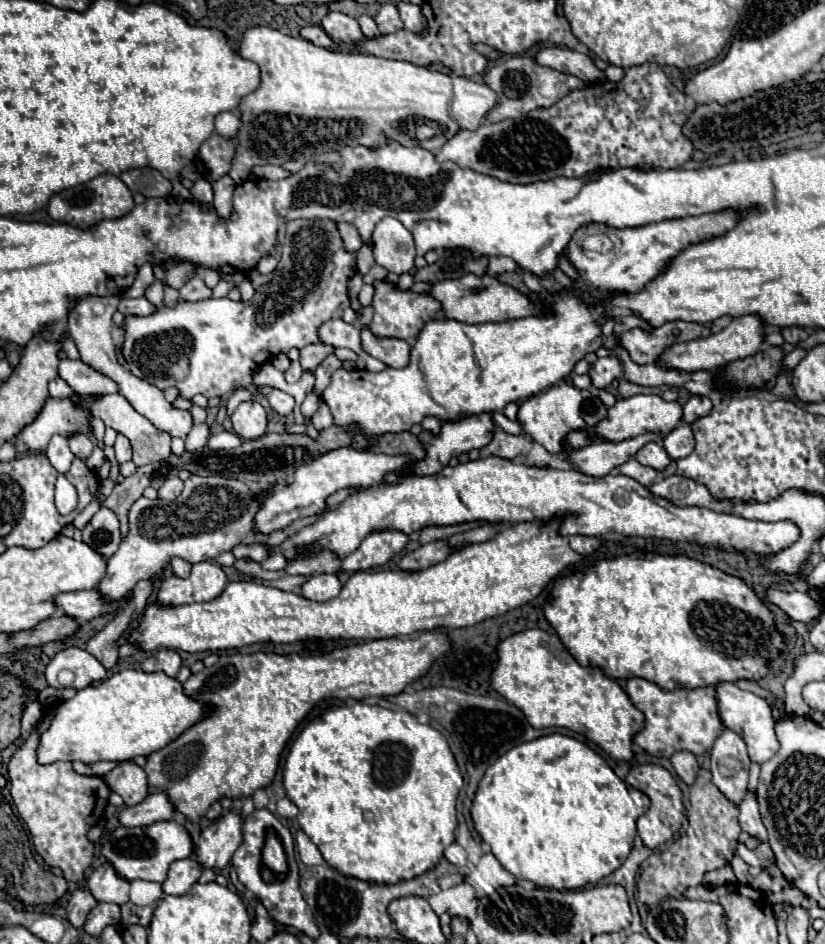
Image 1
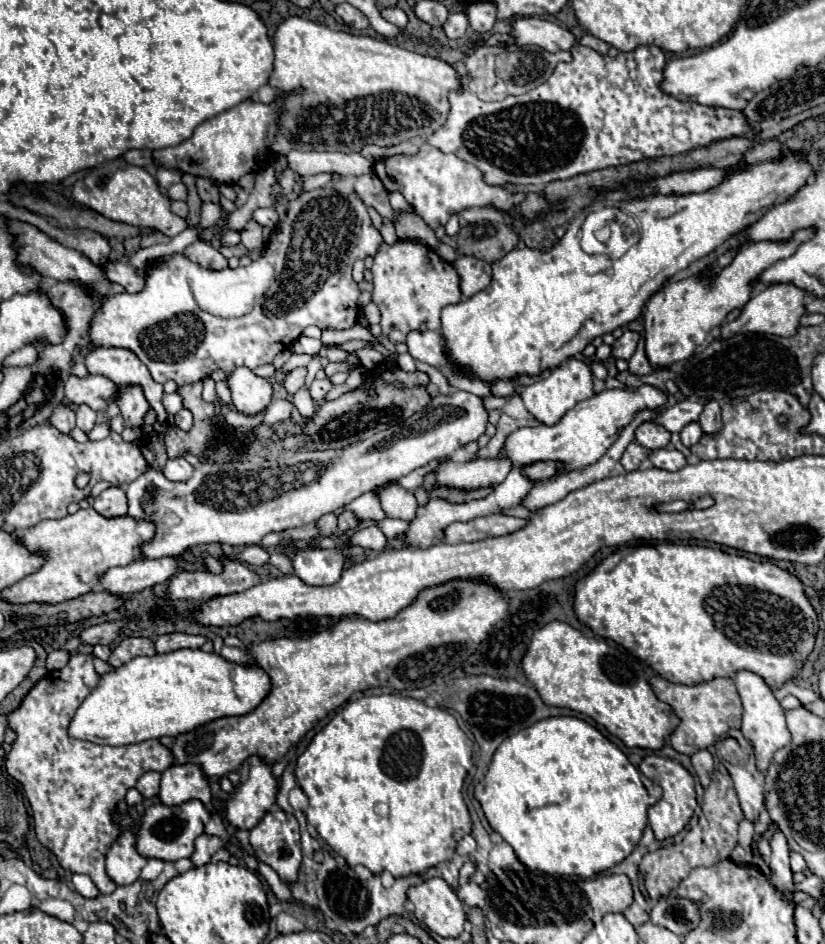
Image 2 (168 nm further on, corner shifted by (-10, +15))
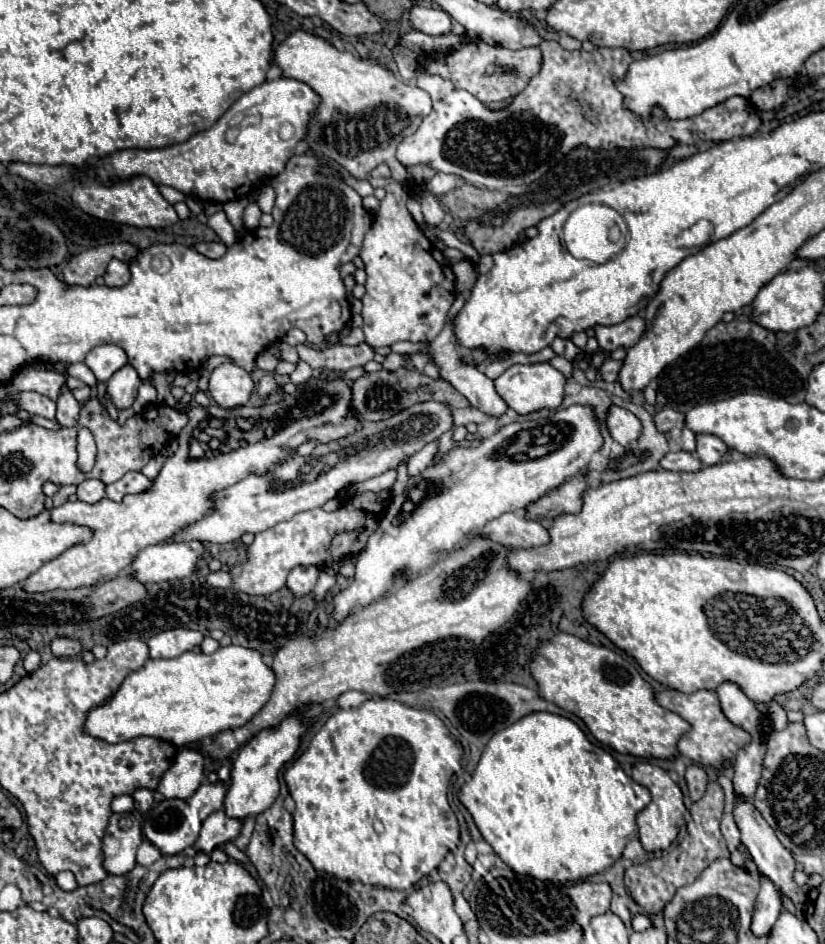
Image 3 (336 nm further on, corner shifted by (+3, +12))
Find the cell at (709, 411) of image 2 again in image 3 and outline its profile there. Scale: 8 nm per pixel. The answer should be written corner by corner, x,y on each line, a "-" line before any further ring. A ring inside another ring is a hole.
697,435
697,457
705,465
717,465
727,455
727,445
715,435

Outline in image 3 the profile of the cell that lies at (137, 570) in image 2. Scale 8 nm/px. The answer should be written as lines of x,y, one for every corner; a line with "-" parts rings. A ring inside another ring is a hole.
165,541
145,547
131,565
131,575
141,583
189,577
205,553
201,541

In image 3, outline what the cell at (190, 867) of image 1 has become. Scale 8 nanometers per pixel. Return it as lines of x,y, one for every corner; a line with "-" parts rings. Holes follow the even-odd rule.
219,809
203,821
195,849
203,853
211,853
215,847
233,841
241,833
241,827
243,827
243,819
231,819
223,809

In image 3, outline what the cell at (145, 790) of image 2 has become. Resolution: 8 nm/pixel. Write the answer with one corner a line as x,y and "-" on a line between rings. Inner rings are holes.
137,789
133,793
133,799
135,799
135,809
143,811
143,813
147,813
153,805
153,793
149,789

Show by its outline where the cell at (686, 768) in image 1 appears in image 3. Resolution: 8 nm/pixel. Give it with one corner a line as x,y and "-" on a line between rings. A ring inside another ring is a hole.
689,765
685,773
687,785
689,785
689,797
691,801
699,801
707,789
707,773
701,765

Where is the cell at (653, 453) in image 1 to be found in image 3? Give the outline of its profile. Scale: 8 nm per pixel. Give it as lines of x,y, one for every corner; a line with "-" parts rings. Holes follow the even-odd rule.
611,405
609,413
607,413
607,429
617,443
627,447
631,441
639,439
641,421
631,411
627,411
619,405

